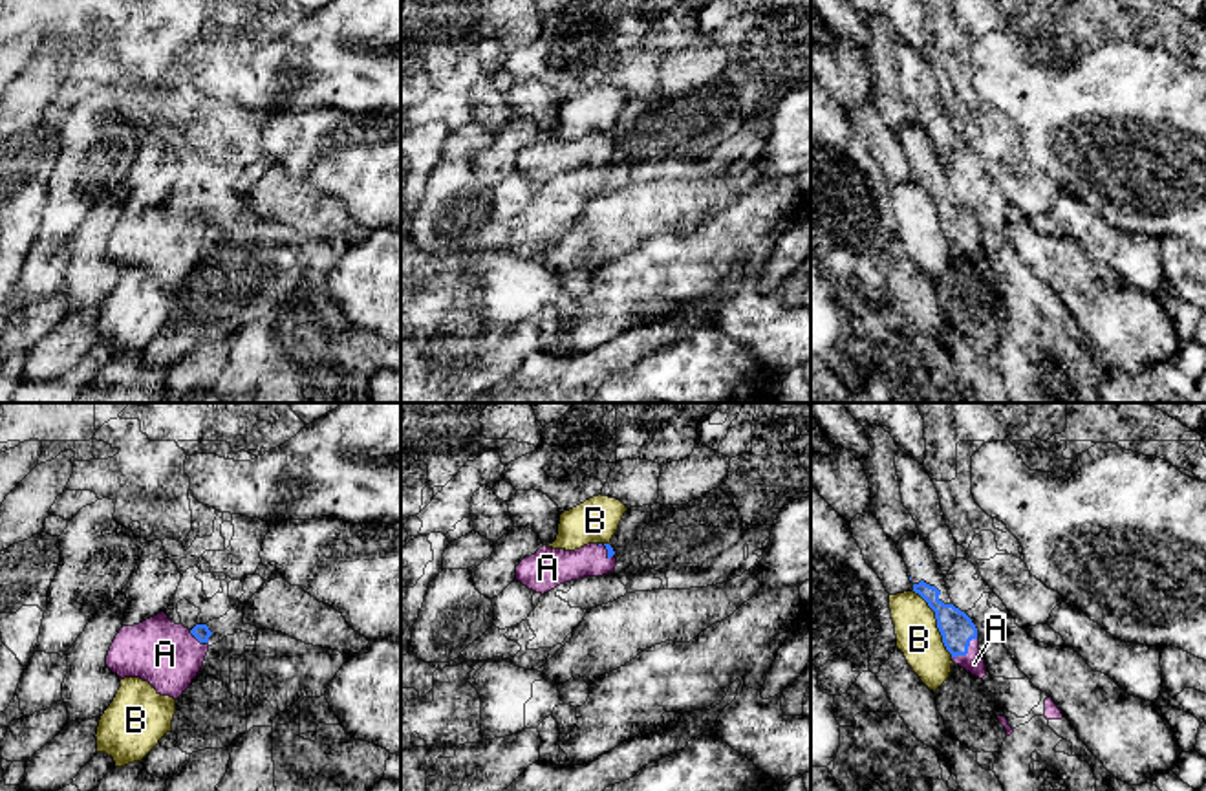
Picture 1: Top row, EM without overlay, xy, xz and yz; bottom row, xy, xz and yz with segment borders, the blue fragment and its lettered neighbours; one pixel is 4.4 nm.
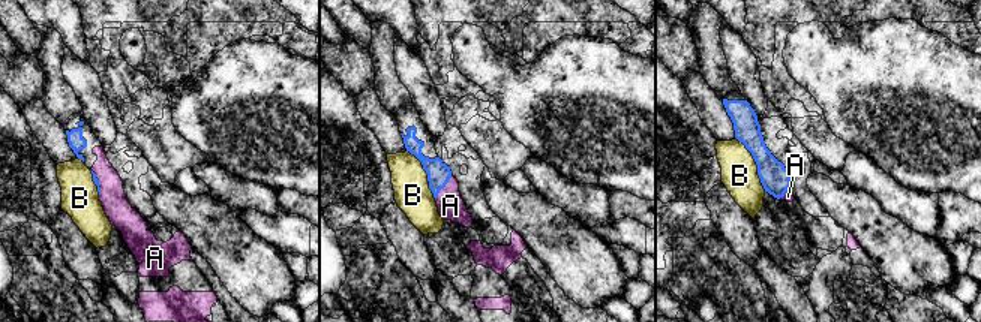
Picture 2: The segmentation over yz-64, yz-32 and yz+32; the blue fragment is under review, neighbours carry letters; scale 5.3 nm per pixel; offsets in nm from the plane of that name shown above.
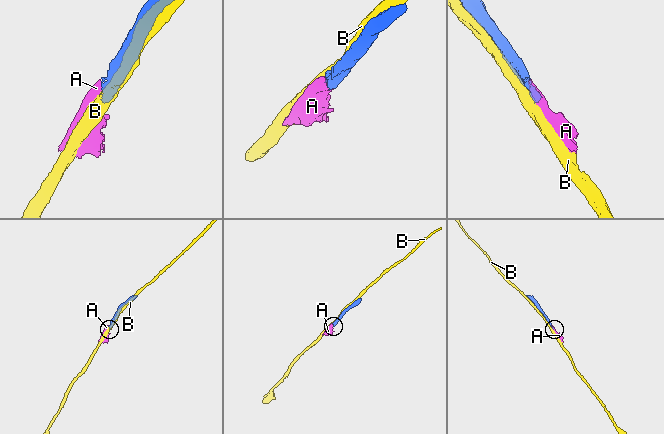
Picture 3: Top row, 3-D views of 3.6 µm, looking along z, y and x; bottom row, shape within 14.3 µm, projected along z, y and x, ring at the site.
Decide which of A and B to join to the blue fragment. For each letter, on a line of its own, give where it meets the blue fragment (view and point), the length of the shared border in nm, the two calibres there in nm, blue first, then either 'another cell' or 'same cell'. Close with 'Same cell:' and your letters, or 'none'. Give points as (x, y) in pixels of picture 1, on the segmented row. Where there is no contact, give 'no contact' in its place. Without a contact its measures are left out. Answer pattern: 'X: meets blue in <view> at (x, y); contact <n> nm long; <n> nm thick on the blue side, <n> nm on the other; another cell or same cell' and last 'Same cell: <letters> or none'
A: meets blue in yz at (967, 652); contact 140 nm long; 150 nm thick on the blue side, 90 nm on the other; same cell
B: meets blue in yz at (937, 623); contact 340 nm long; 150 nm thick on the blue side, 190 nm on the other; another cell
Same cell: A

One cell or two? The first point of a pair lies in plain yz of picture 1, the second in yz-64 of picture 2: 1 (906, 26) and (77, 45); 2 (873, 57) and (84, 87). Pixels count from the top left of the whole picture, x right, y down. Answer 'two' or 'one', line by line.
1: one
2: two

